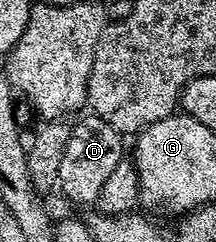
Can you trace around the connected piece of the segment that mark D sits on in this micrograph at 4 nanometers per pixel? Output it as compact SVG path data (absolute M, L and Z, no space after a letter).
M87 115L84 121L74 122L65 155L61 155L58 192L63 192L69 200L79 205L94 206L109 175L116 169L117 163L124 160L123 141L124 134L94 115Z

